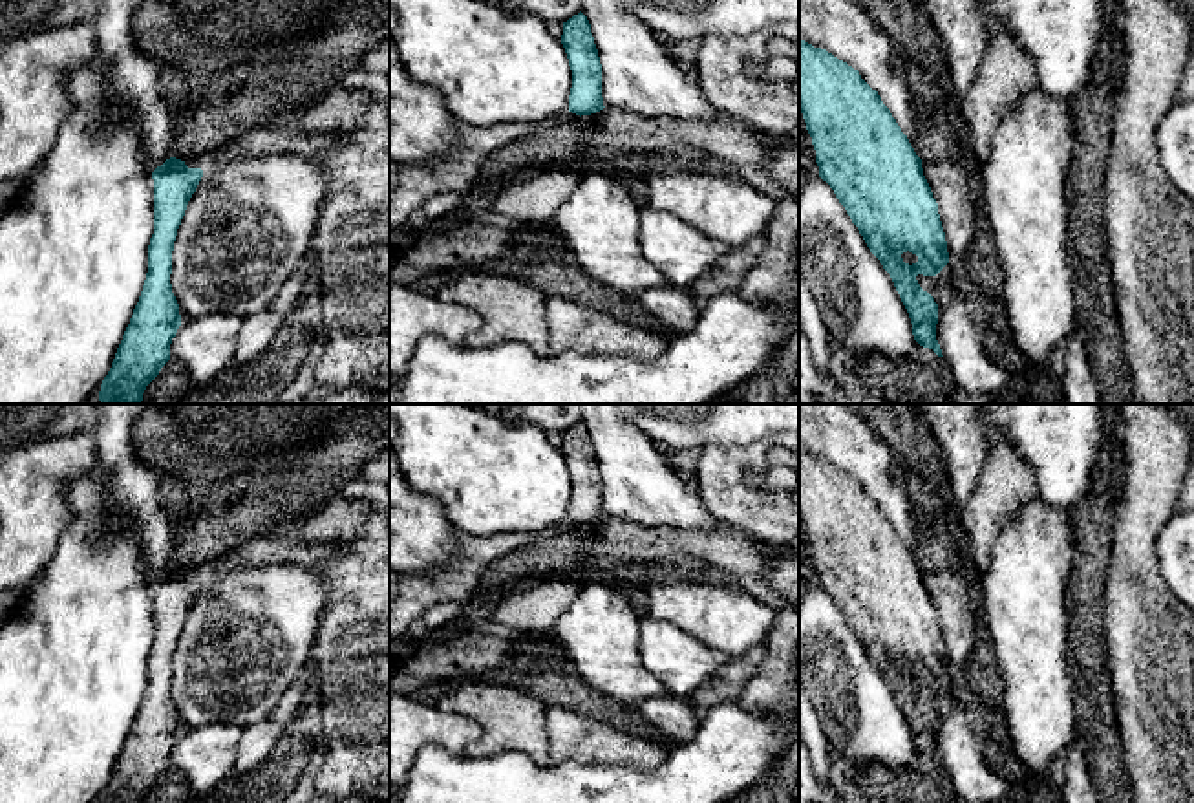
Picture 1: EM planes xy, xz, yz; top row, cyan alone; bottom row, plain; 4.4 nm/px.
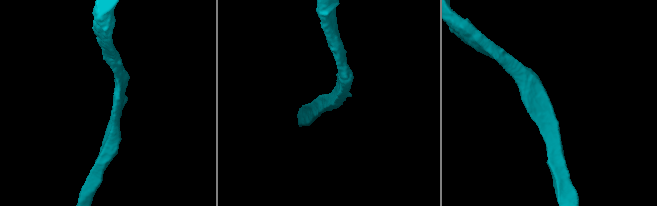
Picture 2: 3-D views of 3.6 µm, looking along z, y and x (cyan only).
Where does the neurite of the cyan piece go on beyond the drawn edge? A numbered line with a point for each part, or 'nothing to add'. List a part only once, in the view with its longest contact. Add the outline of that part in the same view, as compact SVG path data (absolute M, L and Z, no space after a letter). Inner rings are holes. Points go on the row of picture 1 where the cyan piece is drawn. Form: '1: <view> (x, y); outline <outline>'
nothing to add

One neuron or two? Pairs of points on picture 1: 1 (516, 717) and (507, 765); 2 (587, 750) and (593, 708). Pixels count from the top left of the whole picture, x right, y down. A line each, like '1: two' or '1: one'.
1: two
2: two

